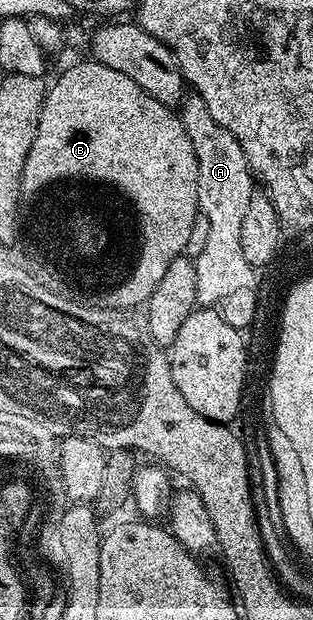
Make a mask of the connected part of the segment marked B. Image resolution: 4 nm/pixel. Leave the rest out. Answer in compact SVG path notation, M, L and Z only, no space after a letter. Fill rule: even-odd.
M95 61L87 62L66 68L50 83L42 105L42 117L38 117L38 133L34 133L34 145L30 145L30 153L26 157L19 198L28 229L28 234L24 237L24 255L28 258L26 267L36 280L46 285L46 289L73 299L76 303L82 303L85 307L132 311L147 304L154 289L158 289L158 281L166 277L166 269L170 269L172 262L184 255L186 241L190 238L190 229L194 226L194 217L198 214L200 205L198 157L194 157L194 145L190 145L190 137L186 137L186 129L179 114L169 104L150 97L150 93L134 85L134 81L126 77L126 73L118 73L118 69L110 69Z

